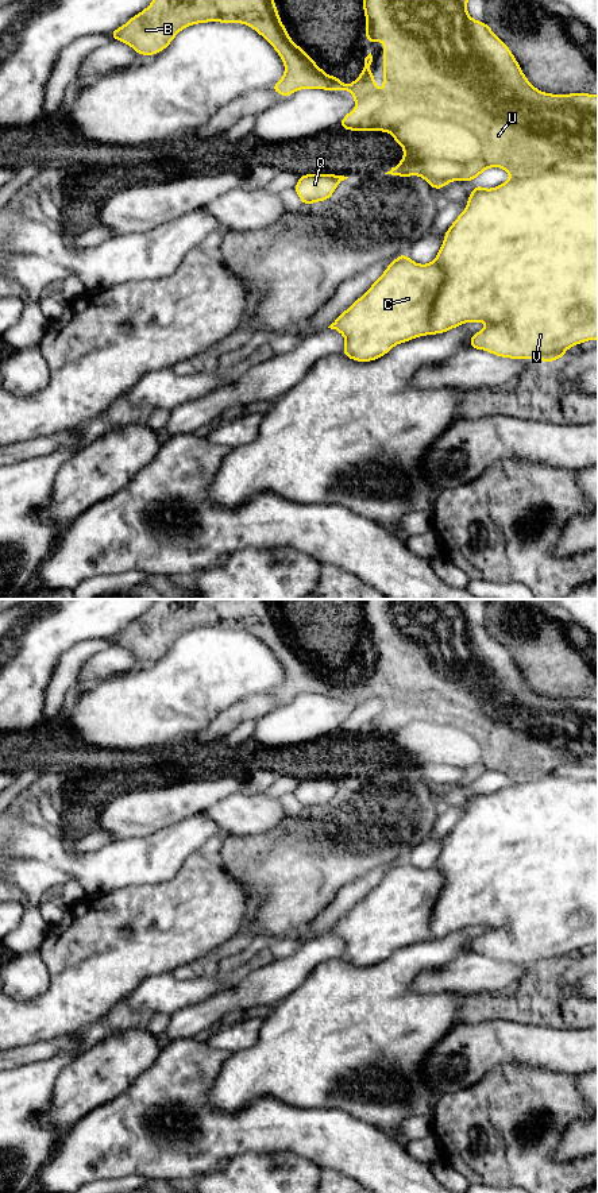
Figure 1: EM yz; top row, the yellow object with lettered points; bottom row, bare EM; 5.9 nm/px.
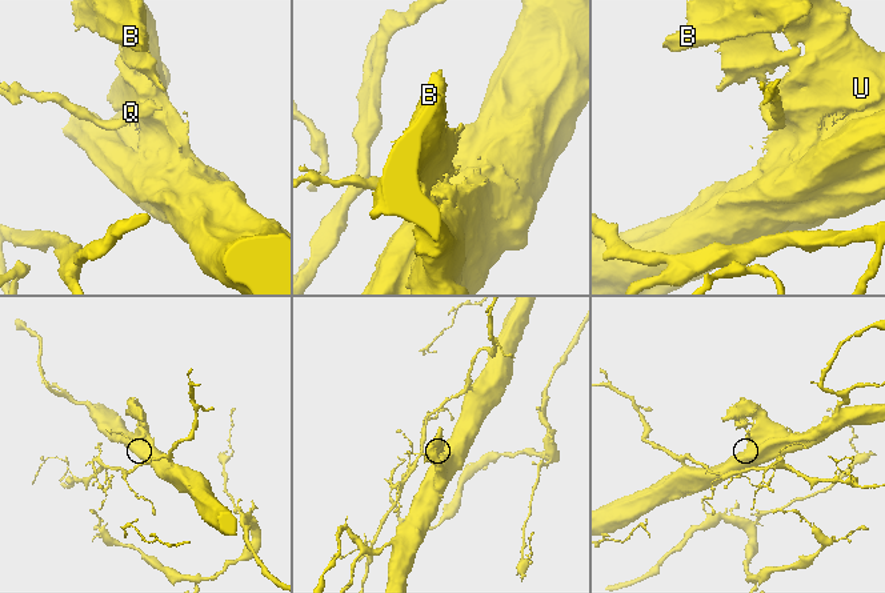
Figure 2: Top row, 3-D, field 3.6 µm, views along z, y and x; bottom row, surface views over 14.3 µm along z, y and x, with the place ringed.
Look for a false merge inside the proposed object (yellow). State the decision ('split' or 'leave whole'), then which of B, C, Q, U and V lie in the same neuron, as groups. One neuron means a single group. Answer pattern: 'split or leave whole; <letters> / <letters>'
leave whole; B C Q U V

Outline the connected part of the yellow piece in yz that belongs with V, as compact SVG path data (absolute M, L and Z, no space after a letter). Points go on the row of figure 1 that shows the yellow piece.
M153 0L147 8L140 11L138 15L132 16L126 24L119 27L117 30L113 30L109 32L111 38L131 46L136 54L155 55L163 51L171 43L171 40L175 38L178 32L181 32L185 27L189 27L192 24L219 22L219 23L242 23L242 24L250 26L252 30L255 30L259 35L262 35L274 47L277 54L283 61L283 65L285 65L283 77L278 82L270 86L273 90L275 90L282 97L288 97L300 89L323 89L323 90L340 90L340 92L350 90L355 100L356 108L348 112L342 119L339 127L344 130L350 130L350 131L358 131L358 132L374 130L377 132L390 132L391 134L393 139L405 150L405 152L402 155L402 161L397 166L391 167L391 170L385 174L391 174L397 177L418 175L418 177L423 177L428 182L428 185L436 190L440 190L443 186L447 186L451 181L463 181L463 182L472 181L475 177L481 175L486 169L490 169L490 167L501 167L510 174L509 181L493 189L485 189L481 185L477 185L471 190L466 209L456 217L452 225L445 231L441 248L439 250L436 259L433 262L428 265L418 265L413 262L406 254L401 254L391 263L387 265L385 273L370 286L370 289L360 298L354 301L354 304L347 310L340 313L339 317L328 327L331 329L336 329L344 336L346 344L344 344L342 354L355 362L377 360L381 356L386 355L394 345L400 343L406 343L418 336L444 333L464 323L477 323L477 321L485 321L487 327L479 332L472 333L470 339L470 348L485 350L493 355L497 355L501 358L509 358L509 359L537 359L541 362L555 362L555 360L559 360L566 354L566 351L571 348L572 345L578 345L587 340L598 339L598 94L590 94L590 93L552 94L552 93L545 93L545 92L536 89L528 81L526 76L522 73L510 49L490 30L489 23L482 23L479 20L475 20L467 13L467 3L468 0L363 0L363 11L364 11L366 23L367 23L366 42L367 43L377 42L377 40L383 42L383 90L382 92L377 90L377 84L375 84L373 72L369 69L369 66L373 62L371 53L364 58L364 65L363 65L360 76L355 81L352 81L350 85L344 85L340 81L339 76L335 76L335 77L328 76L323 69L320 69L316 65L316 62L313 61L310 55L308 55L298 45L296 45L292 40L292 38L288 34L288 30L281 22L274 0Z

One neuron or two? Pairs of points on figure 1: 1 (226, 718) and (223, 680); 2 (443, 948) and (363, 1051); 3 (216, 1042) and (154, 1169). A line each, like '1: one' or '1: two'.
1: two
2: one
3: two

